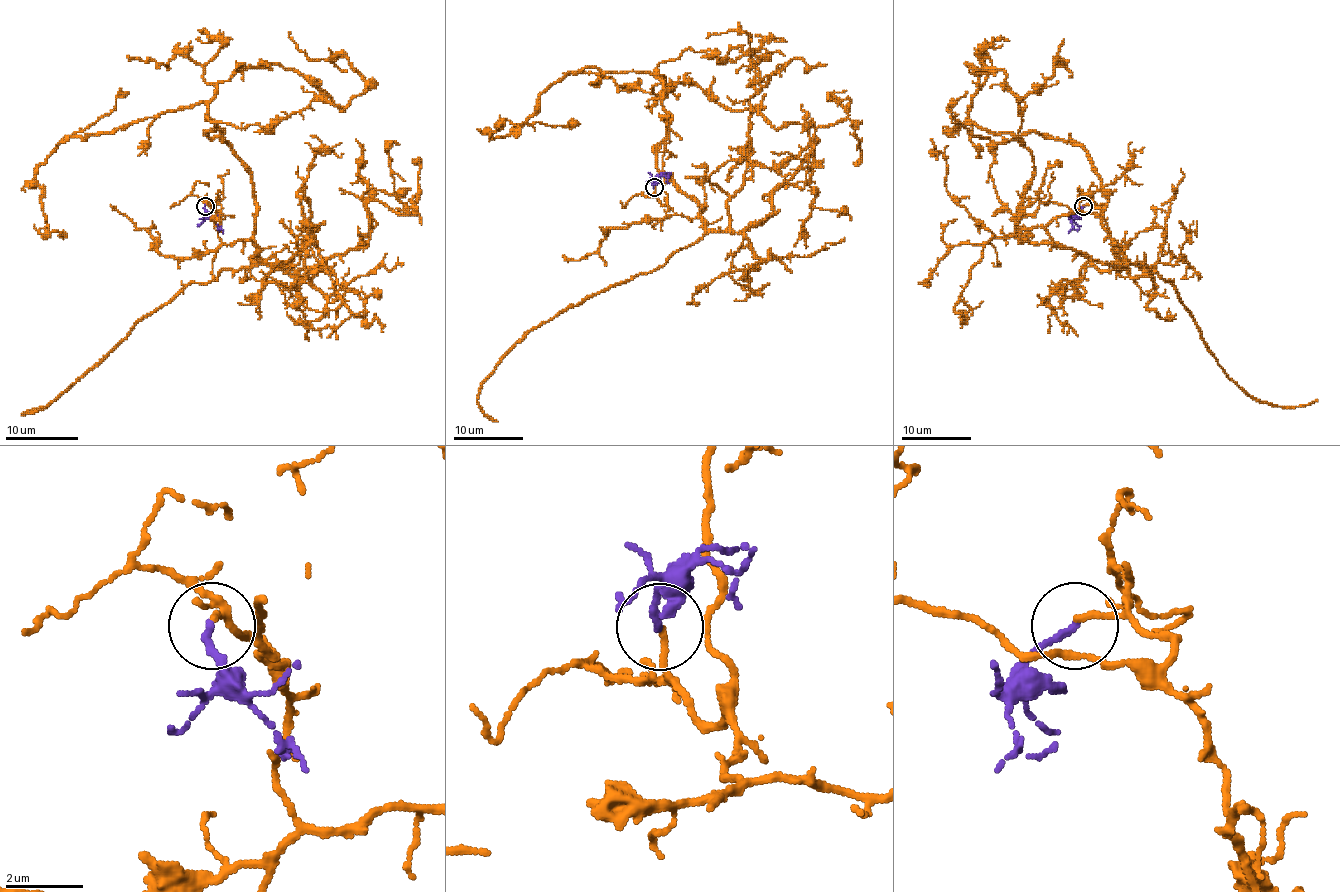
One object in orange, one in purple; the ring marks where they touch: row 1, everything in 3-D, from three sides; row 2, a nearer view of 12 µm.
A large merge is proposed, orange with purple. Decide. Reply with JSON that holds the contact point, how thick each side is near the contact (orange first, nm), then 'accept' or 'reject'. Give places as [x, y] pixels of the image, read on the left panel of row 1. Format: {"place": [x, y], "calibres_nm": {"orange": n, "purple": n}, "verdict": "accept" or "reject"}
{"place": [205, 206], "calibres_nm": {"orange": 150, "purple": 170}, "verdict": "accept"}

